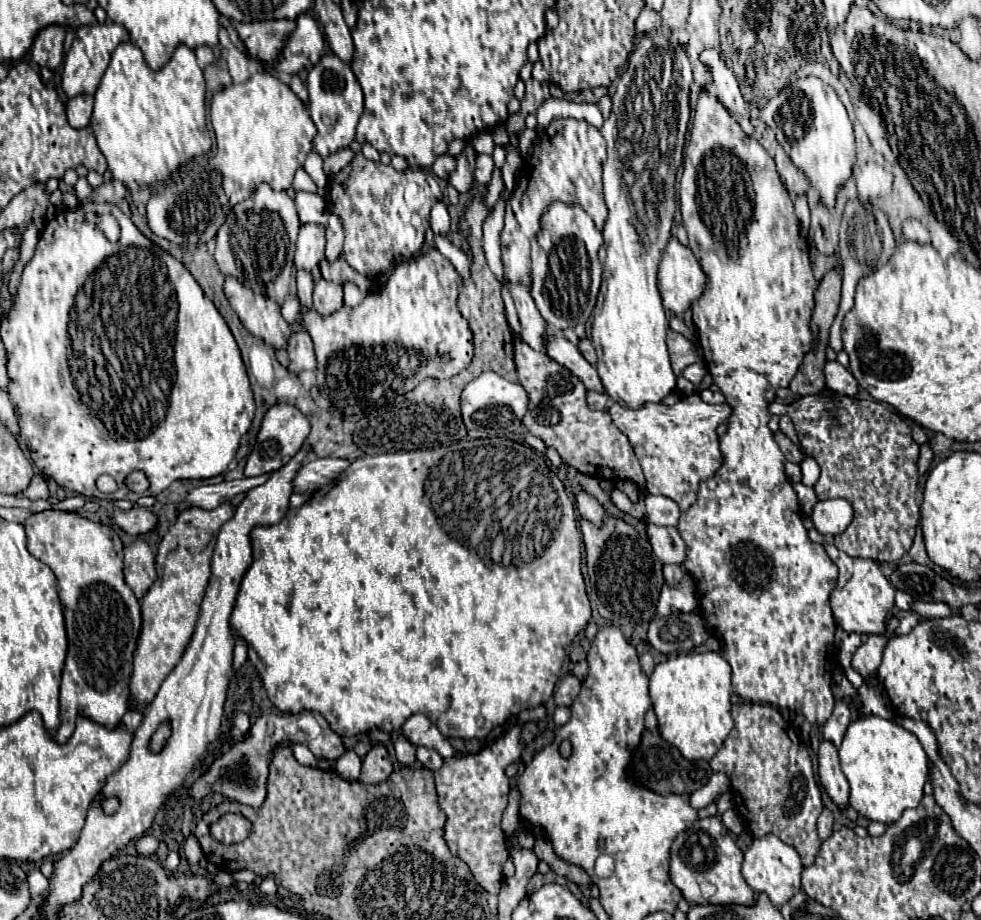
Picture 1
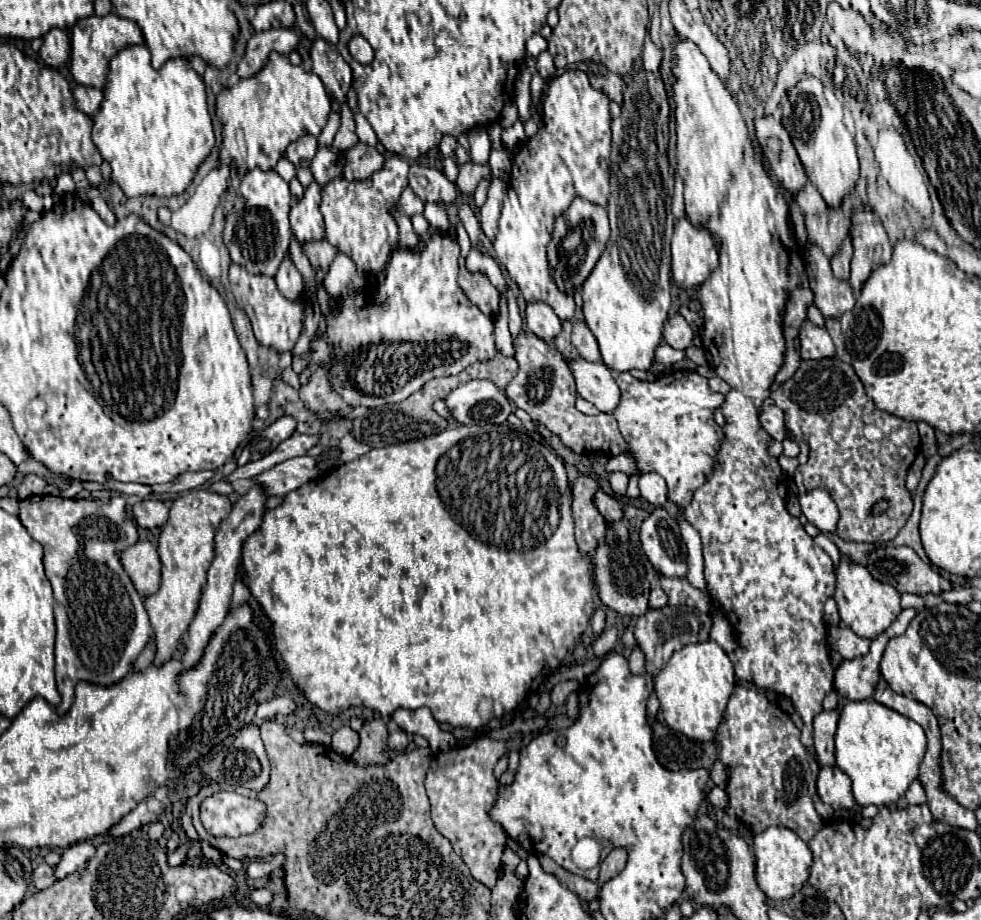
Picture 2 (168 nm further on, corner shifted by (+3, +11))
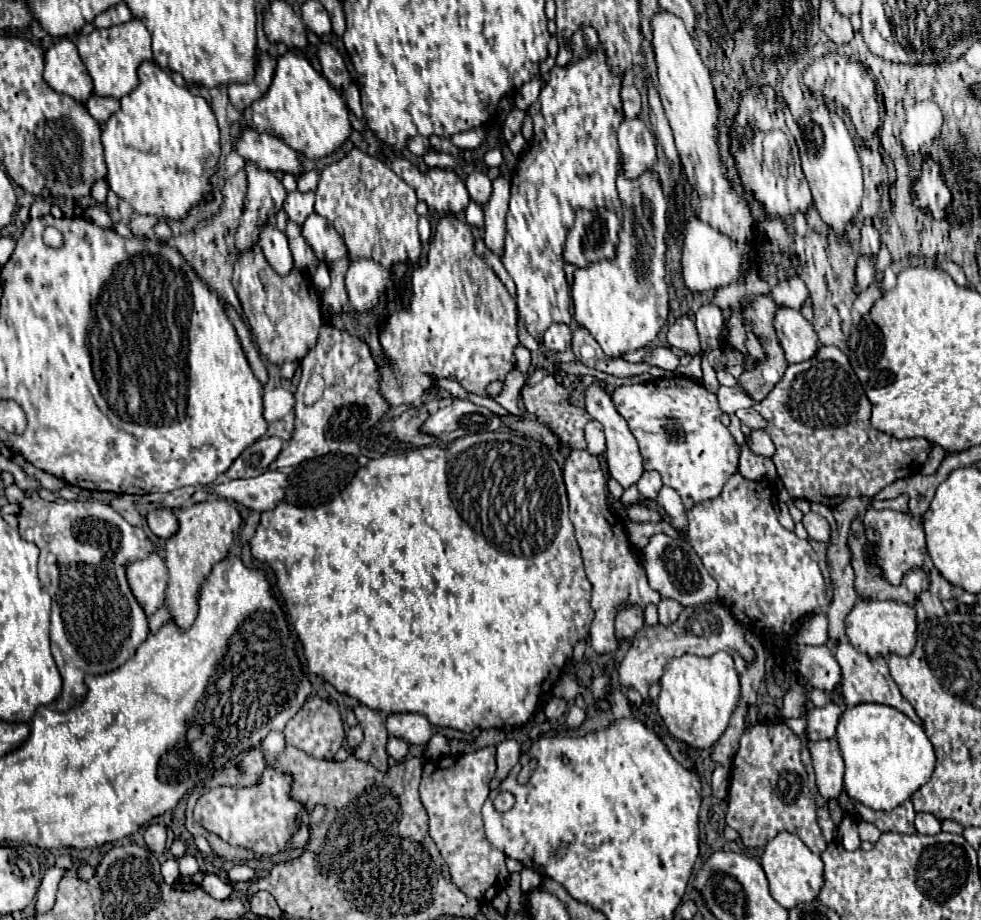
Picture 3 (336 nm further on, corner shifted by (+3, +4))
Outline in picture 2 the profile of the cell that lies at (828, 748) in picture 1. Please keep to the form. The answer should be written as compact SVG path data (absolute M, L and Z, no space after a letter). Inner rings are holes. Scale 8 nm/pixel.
M822 711L814 719L814 759L820 767L836 765L834 757L834 735L836 735L838 711Z

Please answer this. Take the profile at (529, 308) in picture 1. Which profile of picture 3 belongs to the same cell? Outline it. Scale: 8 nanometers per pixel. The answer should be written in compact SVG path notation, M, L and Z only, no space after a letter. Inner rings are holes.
M552 324L544 334L544 346L552 352L564 352L572 344L572 330L568 324Z

